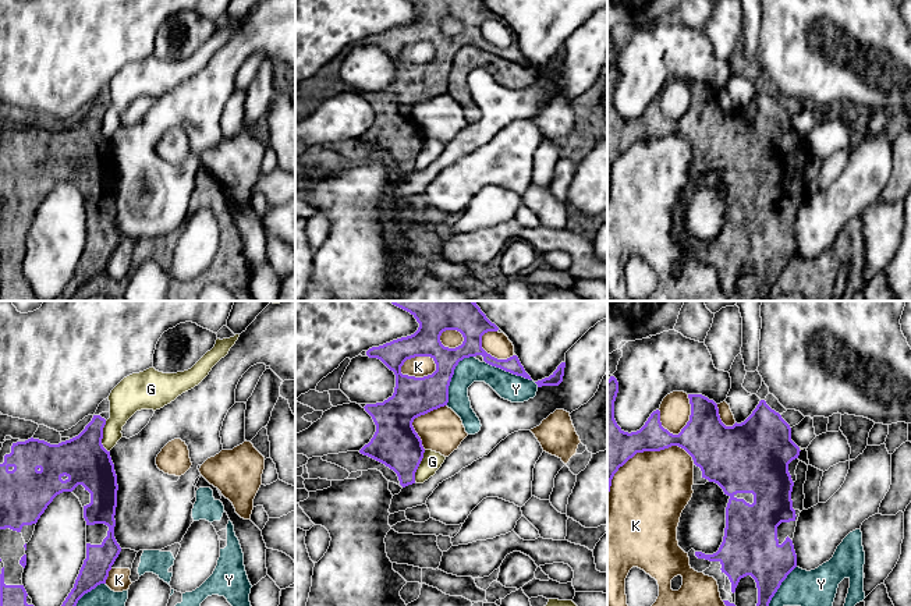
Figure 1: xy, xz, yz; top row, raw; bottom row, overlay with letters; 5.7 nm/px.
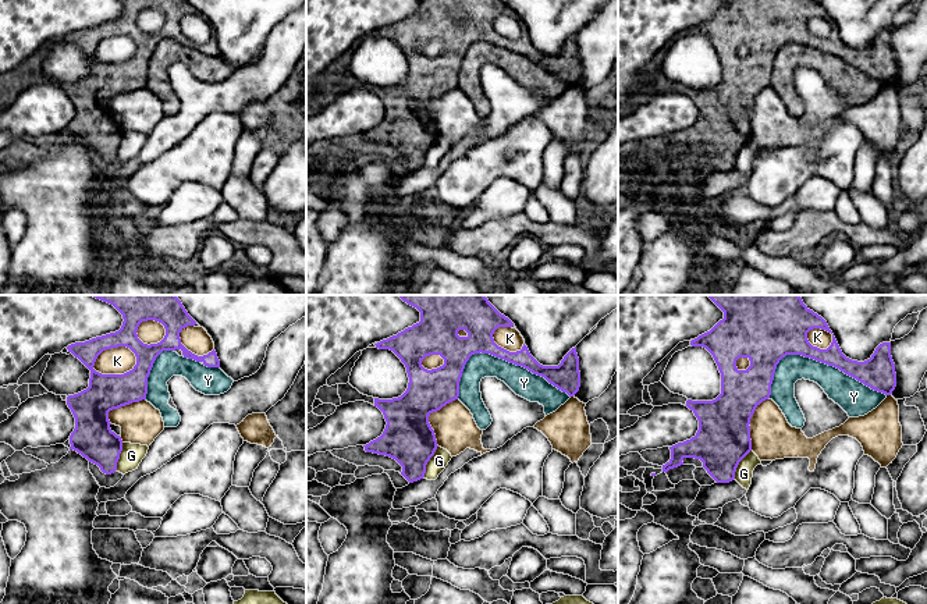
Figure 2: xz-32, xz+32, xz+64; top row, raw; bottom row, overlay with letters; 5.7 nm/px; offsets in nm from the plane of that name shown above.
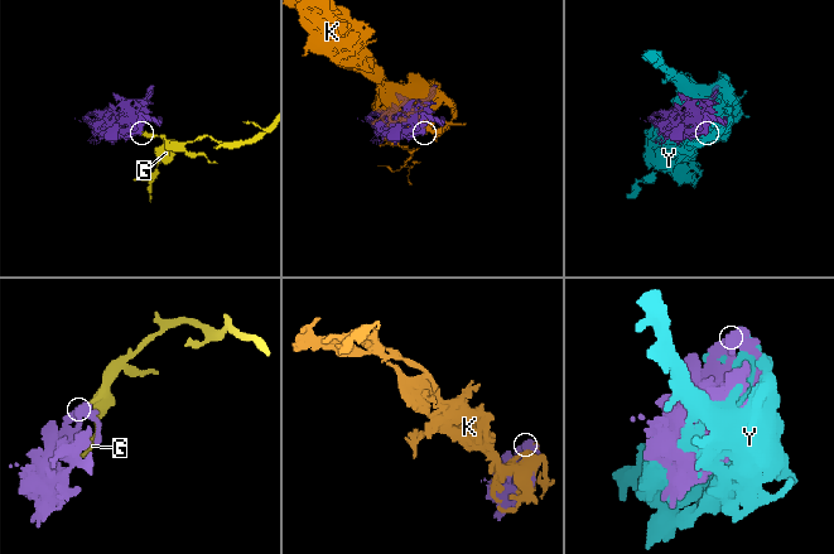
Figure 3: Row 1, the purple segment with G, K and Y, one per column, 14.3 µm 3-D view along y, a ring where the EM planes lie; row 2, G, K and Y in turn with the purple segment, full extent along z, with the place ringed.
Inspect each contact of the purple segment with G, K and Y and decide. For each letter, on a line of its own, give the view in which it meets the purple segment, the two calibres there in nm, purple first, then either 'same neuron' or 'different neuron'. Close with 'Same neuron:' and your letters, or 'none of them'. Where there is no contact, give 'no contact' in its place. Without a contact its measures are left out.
G: contact in xy; calibres 280 and 180 nm; different neuron
K: contact in yz; calibres 260 and 440 nm; different neuron
Y: contact in xz; calibres 220 and 140 nm; different neuron
Same neuron: none of them

